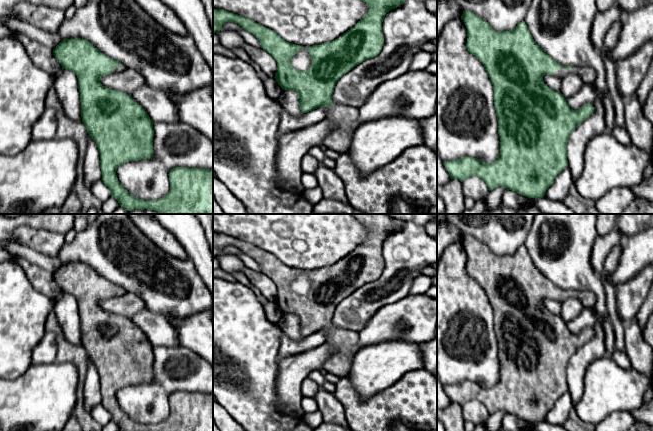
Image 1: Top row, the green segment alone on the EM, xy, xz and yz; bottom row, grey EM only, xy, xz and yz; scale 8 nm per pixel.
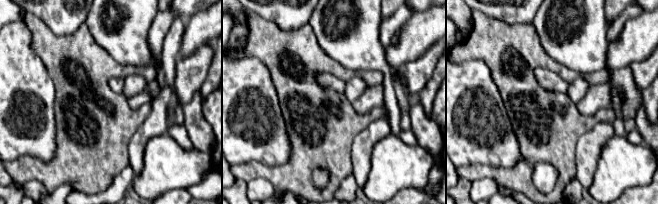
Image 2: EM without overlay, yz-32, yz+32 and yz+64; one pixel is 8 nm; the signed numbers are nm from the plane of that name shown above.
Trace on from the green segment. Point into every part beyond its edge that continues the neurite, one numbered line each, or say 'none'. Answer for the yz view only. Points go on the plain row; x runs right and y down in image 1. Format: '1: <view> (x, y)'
1: yz (562, 296)

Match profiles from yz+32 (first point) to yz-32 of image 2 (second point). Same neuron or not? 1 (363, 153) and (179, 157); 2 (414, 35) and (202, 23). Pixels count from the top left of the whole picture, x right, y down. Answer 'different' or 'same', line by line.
1: different
2: same

